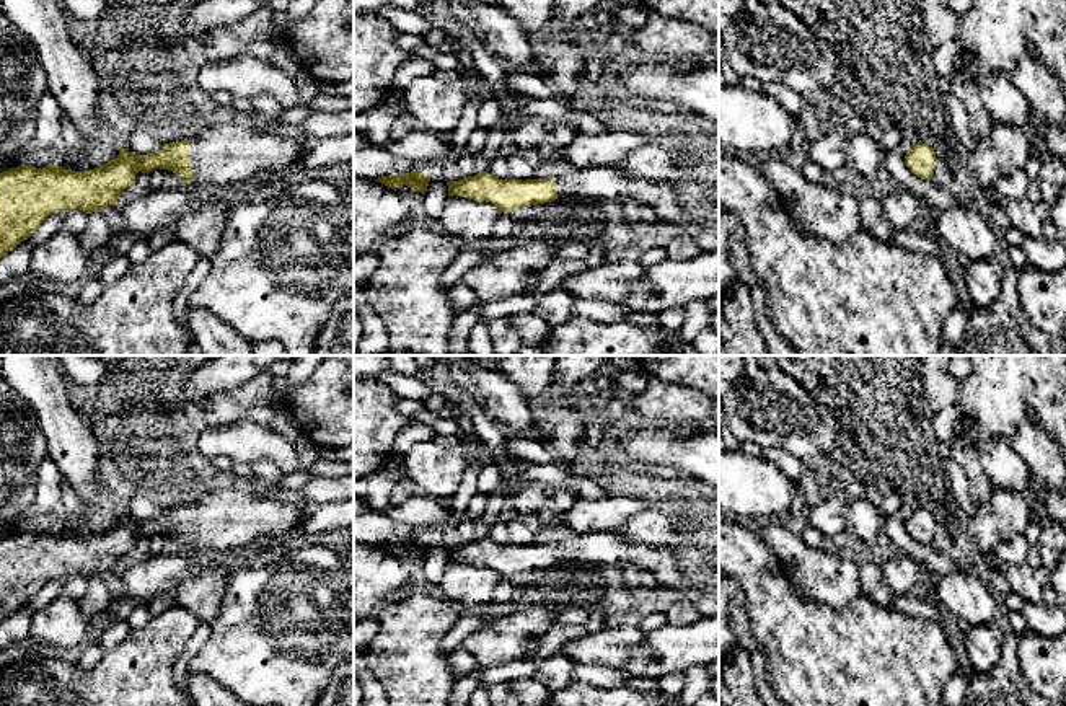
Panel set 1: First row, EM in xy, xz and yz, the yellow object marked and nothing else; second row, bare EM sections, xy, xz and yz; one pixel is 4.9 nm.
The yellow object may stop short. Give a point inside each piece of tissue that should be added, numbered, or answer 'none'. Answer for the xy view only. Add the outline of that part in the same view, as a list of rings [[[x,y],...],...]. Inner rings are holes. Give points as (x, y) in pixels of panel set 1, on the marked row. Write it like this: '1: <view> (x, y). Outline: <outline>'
1: xy (233, 150). Outline: [[[220,108],[217,122],[191,140],[192,184],[207,194],[231,191],[253,176],[284,170],[305,153],[303,142],[259,130],[248,114]]]

